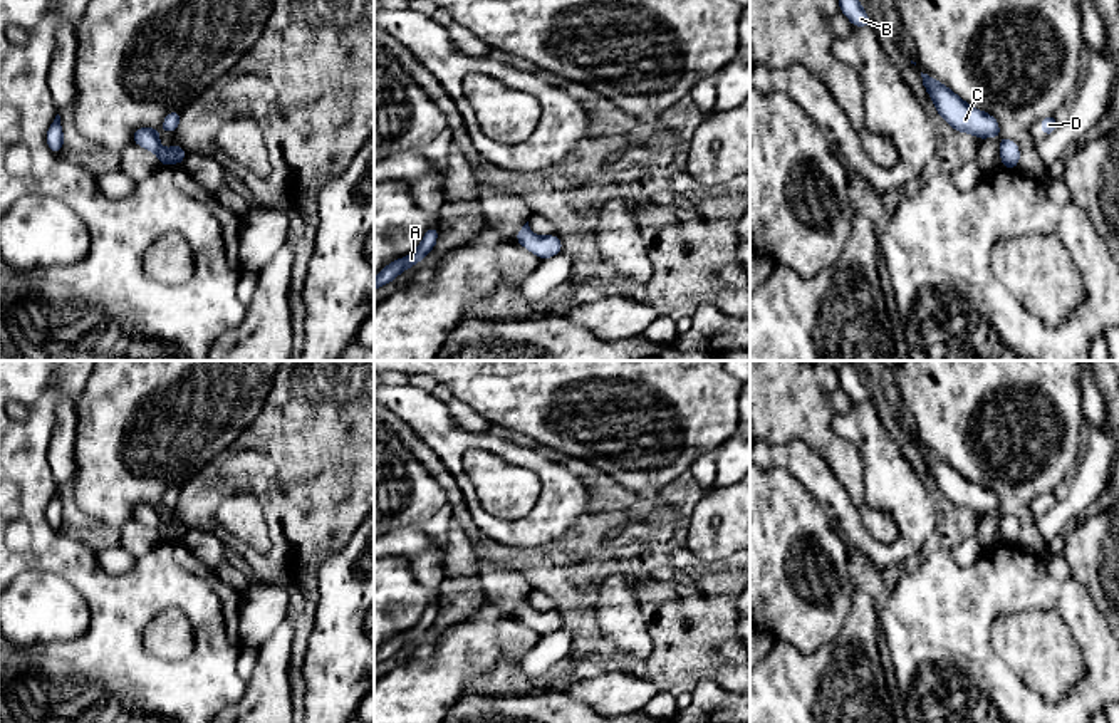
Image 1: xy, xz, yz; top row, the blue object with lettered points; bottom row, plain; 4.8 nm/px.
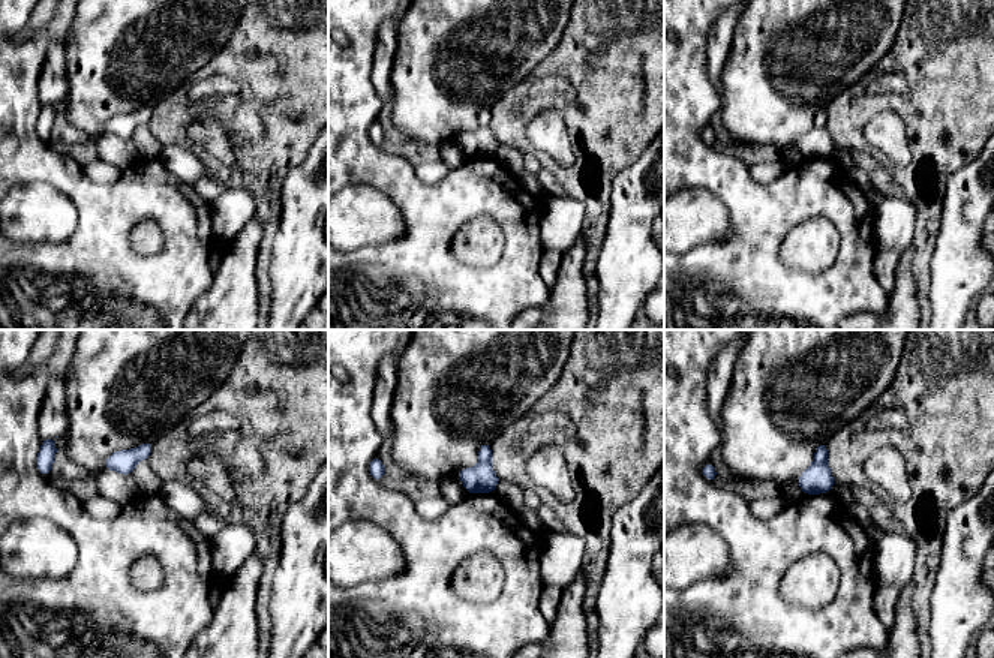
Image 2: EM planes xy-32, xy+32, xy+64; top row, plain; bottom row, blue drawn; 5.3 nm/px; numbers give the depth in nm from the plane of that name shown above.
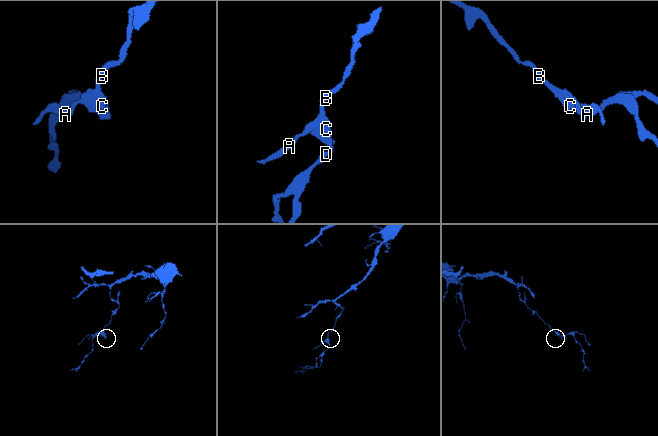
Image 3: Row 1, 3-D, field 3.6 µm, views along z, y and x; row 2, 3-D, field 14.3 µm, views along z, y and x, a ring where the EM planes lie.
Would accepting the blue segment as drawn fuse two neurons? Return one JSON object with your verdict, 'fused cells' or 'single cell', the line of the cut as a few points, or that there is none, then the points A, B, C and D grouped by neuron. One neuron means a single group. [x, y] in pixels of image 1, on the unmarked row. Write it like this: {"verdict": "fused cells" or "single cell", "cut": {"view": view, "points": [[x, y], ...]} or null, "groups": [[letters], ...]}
{"verdict": "single cell", "cut": null, "groups": [["A", "B", "C", "D"]]}

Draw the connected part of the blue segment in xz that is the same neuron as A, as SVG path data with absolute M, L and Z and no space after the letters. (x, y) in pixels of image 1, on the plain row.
M438 601L429 602L419 619L419 622L409 629L408 632L398 634L388 639L376 653L374 653L374 666L393 658L399 649L408 646L409 642L419 639L429 627L435 624L438 617Z

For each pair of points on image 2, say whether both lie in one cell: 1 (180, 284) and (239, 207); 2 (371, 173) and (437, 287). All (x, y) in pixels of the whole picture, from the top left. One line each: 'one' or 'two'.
1: two
2: one

